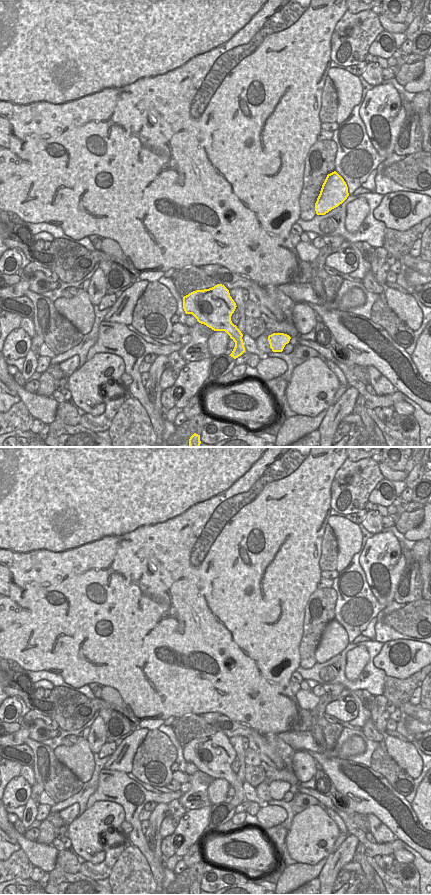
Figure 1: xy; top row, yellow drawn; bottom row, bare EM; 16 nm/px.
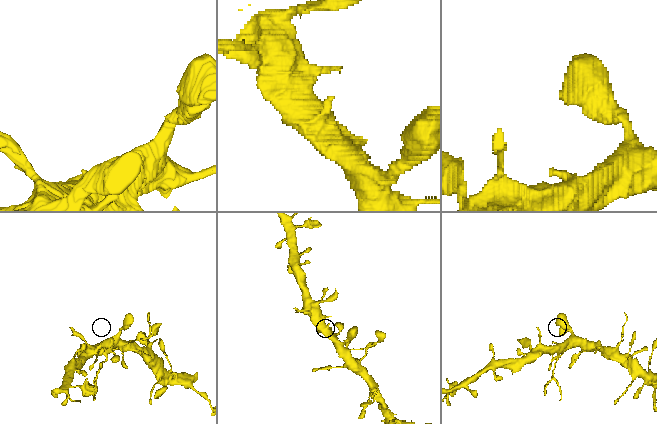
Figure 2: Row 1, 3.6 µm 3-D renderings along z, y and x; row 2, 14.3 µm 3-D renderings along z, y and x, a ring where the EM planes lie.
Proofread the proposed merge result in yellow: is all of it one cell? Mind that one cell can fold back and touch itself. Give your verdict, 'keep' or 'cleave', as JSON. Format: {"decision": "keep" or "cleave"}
{"decision": "cleave"}

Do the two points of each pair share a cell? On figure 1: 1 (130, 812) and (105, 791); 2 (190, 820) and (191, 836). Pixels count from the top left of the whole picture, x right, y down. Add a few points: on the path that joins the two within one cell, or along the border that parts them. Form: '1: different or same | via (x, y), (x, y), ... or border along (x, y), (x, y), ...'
1: same | via (128, 805), (112, 791)
2: same | via (191, 824), (191, 832)

